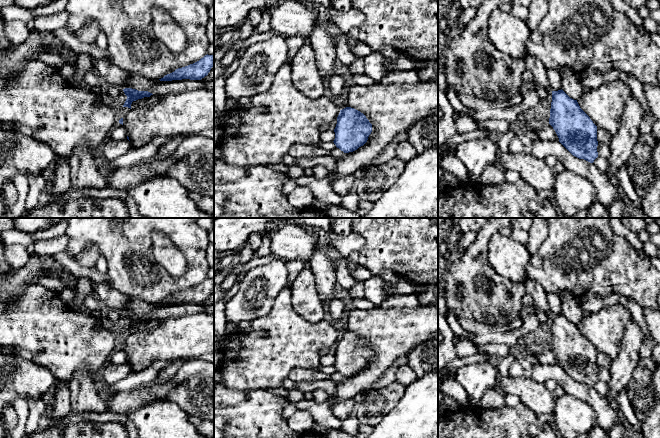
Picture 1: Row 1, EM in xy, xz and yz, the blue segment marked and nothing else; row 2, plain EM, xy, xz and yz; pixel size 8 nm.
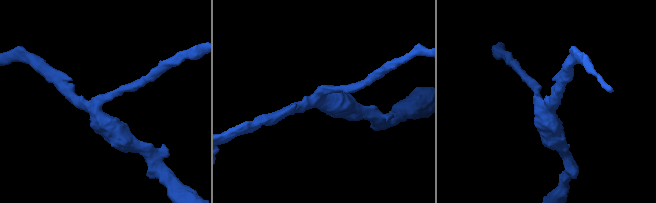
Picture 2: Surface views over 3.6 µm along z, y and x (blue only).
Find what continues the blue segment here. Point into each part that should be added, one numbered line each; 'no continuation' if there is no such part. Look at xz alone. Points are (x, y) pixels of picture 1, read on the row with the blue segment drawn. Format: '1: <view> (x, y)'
no continuation

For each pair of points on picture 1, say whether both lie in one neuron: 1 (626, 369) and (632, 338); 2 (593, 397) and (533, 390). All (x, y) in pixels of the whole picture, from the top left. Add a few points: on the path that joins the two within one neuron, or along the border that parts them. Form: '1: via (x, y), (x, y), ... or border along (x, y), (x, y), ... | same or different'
1: via (626, 361), (630, 346) | same
2: border along (531, 377), (544, 383) | different

